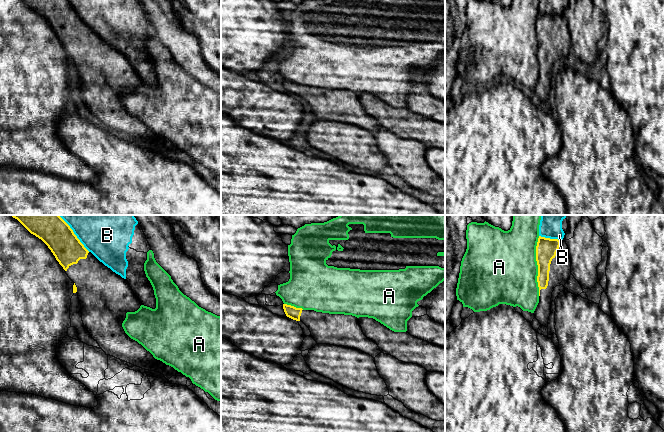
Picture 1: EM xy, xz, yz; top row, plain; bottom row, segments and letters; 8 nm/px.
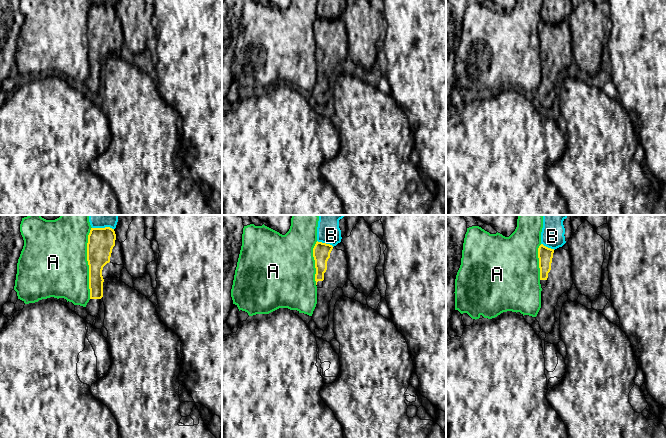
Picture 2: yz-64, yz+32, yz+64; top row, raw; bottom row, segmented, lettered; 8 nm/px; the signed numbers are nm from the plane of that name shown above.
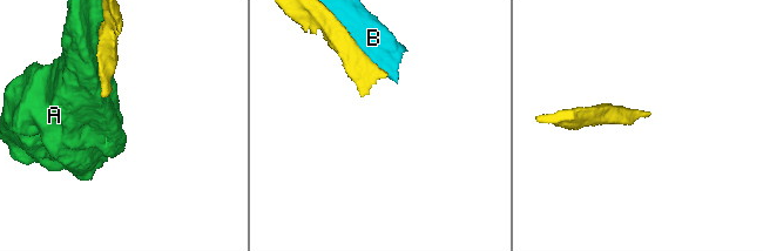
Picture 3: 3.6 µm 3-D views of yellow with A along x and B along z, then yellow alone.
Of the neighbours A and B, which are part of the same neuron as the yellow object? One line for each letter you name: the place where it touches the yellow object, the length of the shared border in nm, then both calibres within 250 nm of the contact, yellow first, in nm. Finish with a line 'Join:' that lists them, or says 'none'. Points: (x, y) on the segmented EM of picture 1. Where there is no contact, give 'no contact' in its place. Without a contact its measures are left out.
Join: none

